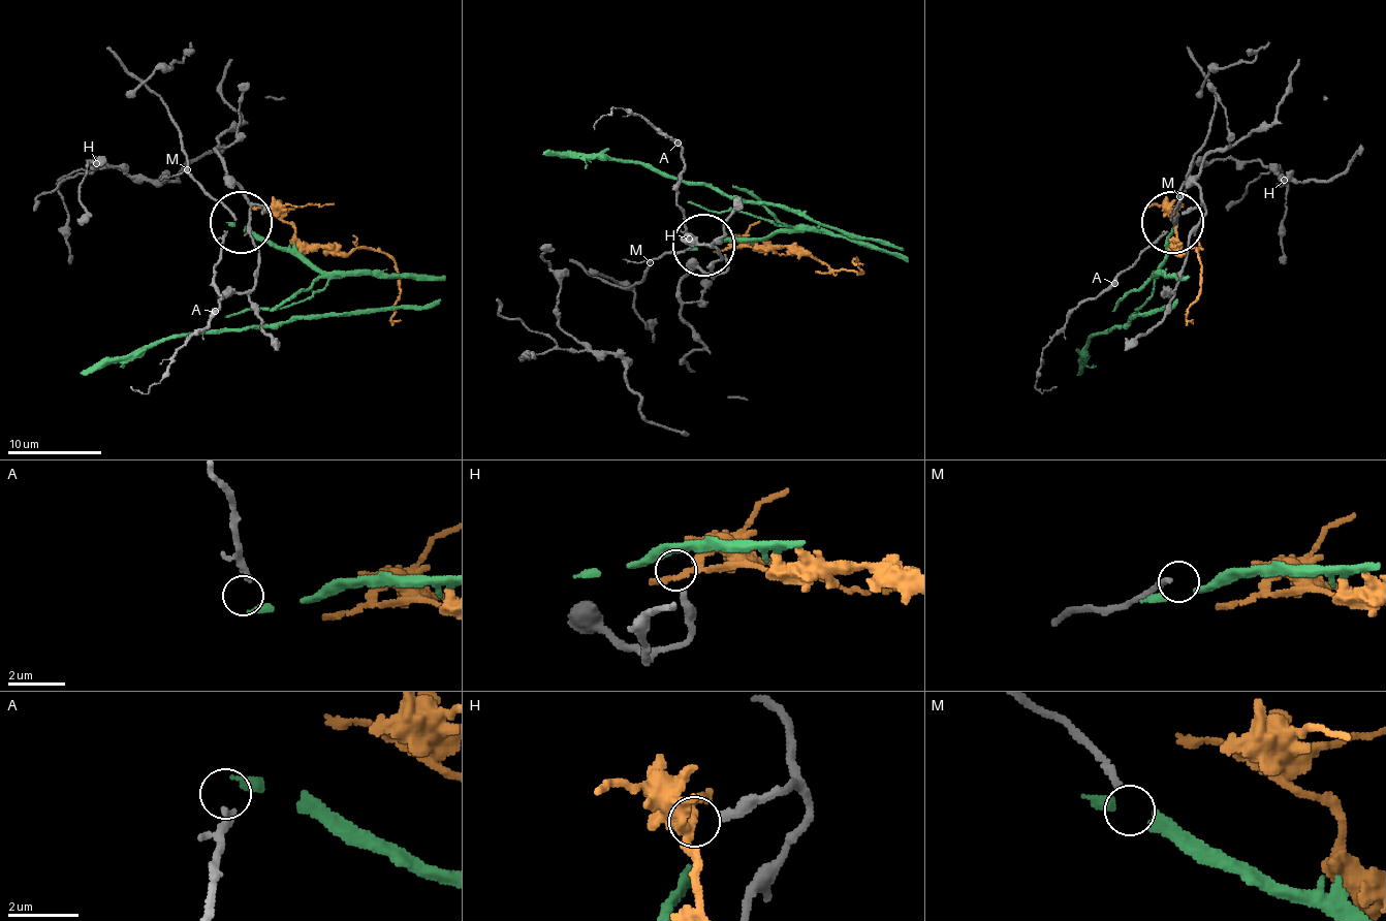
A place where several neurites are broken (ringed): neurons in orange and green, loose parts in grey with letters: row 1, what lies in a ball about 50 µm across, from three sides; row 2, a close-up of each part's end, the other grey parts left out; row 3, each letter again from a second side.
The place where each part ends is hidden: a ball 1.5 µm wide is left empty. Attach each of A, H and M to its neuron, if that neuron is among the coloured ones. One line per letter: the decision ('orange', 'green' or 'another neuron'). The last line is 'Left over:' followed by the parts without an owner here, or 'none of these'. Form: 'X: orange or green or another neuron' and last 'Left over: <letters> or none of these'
A: another neuron
H: another neuron
M: another neuron
Left over: A, H, M

